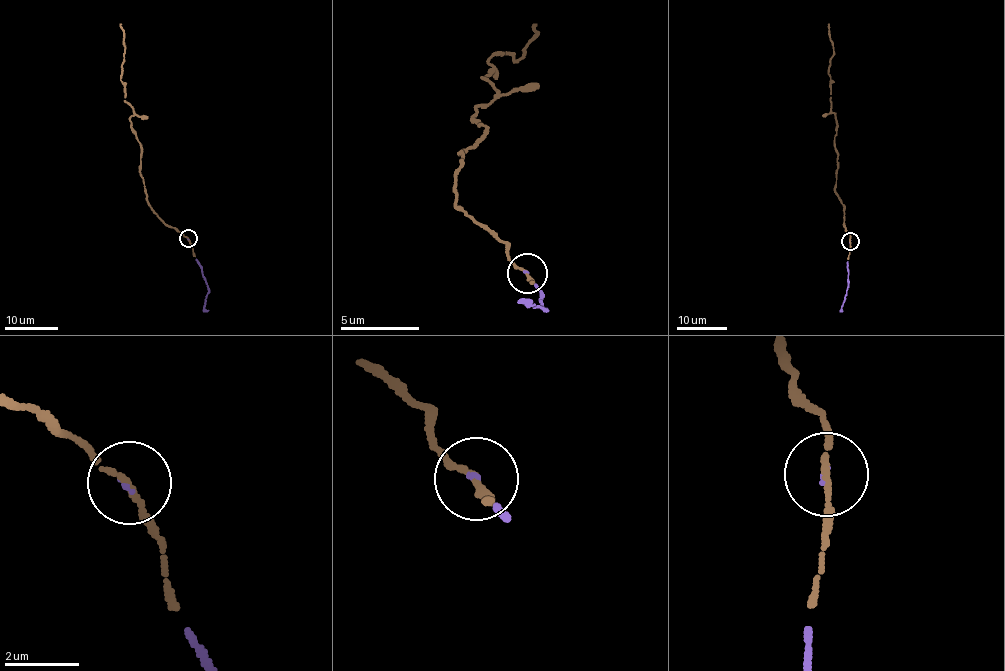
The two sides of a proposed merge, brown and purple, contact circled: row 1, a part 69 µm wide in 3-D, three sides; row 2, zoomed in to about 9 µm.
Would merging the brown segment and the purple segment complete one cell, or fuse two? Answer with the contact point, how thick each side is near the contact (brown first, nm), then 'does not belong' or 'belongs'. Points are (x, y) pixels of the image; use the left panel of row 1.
at (188, 238); 140 nm thick on the brown side, 60 nm on the other; belongs

